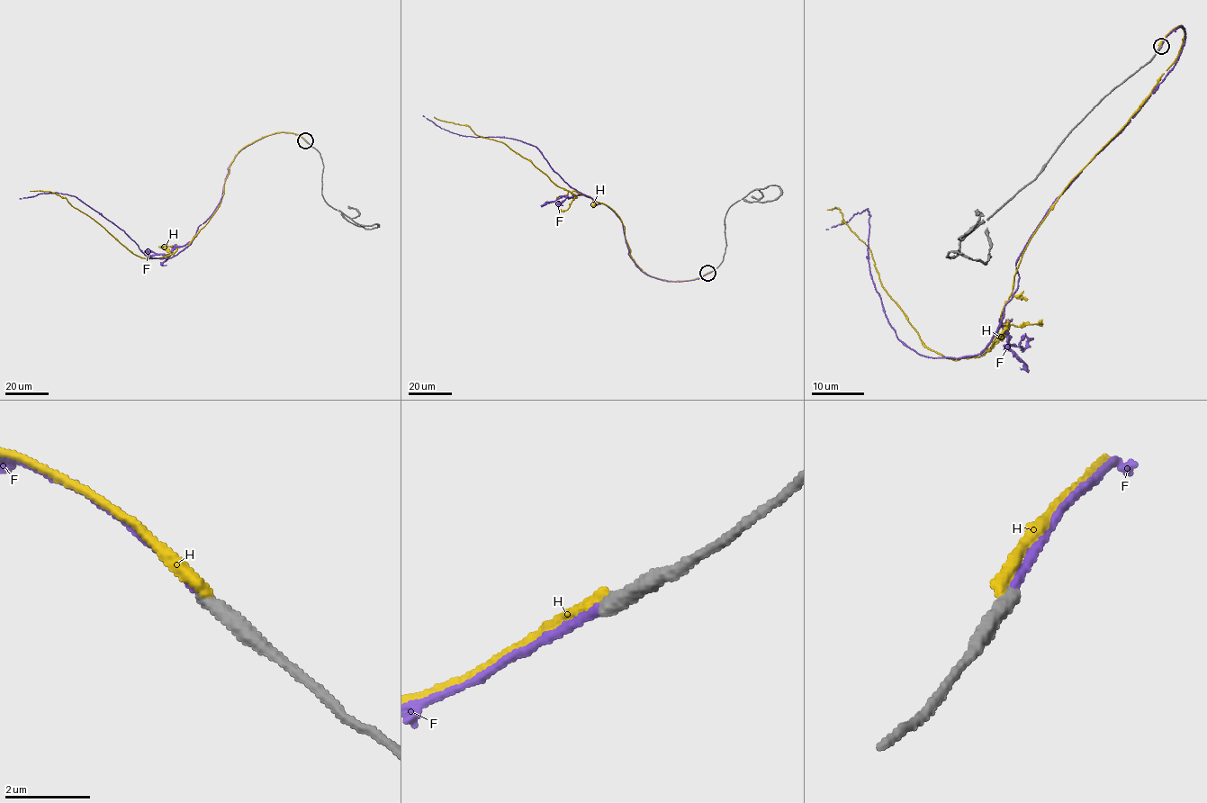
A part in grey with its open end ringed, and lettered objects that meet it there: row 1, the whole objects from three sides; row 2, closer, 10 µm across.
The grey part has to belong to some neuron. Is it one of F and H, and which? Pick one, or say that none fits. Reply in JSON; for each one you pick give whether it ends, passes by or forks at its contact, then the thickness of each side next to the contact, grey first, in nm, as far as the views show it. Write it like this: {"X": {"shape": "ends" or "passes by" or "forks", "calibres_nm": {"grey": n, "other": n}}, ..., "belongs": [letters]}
{"F": {"shape": "ends", "calibres_nm": {"grey": 380, "other": 200}}, "belongs": ["F"]}

